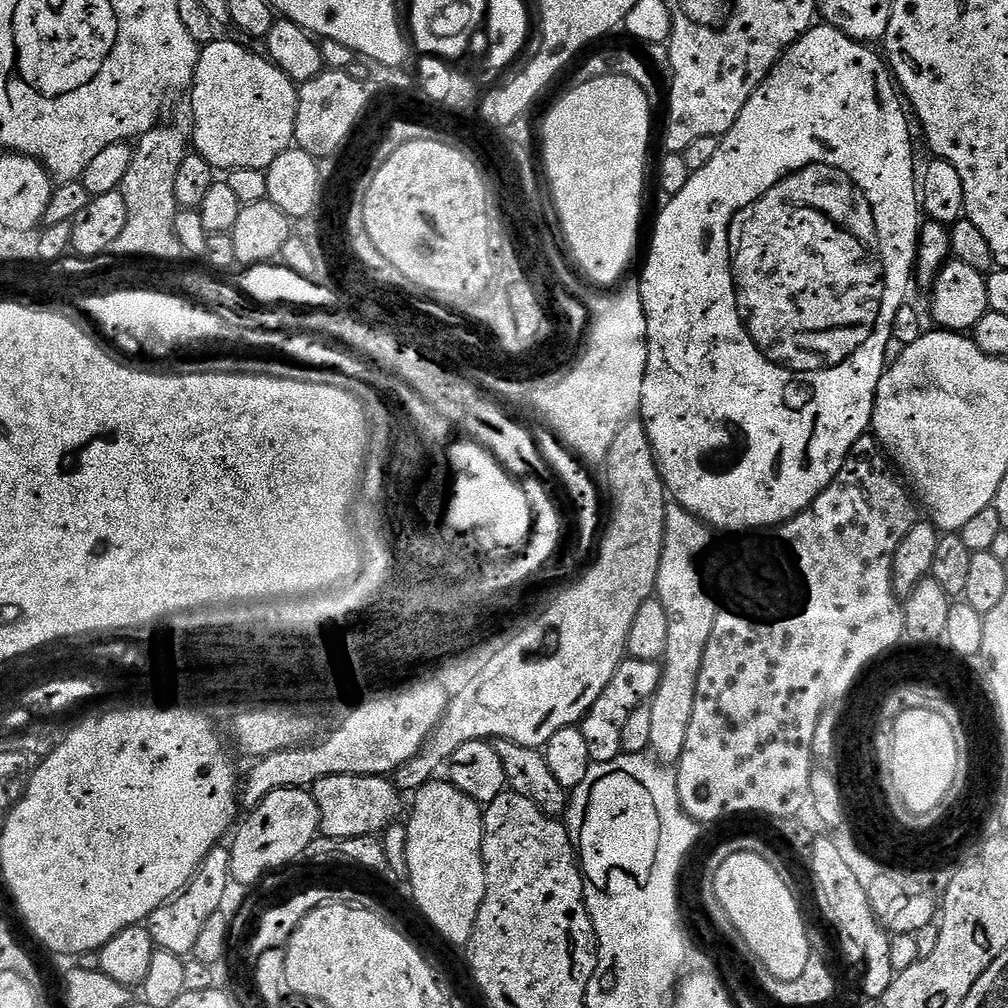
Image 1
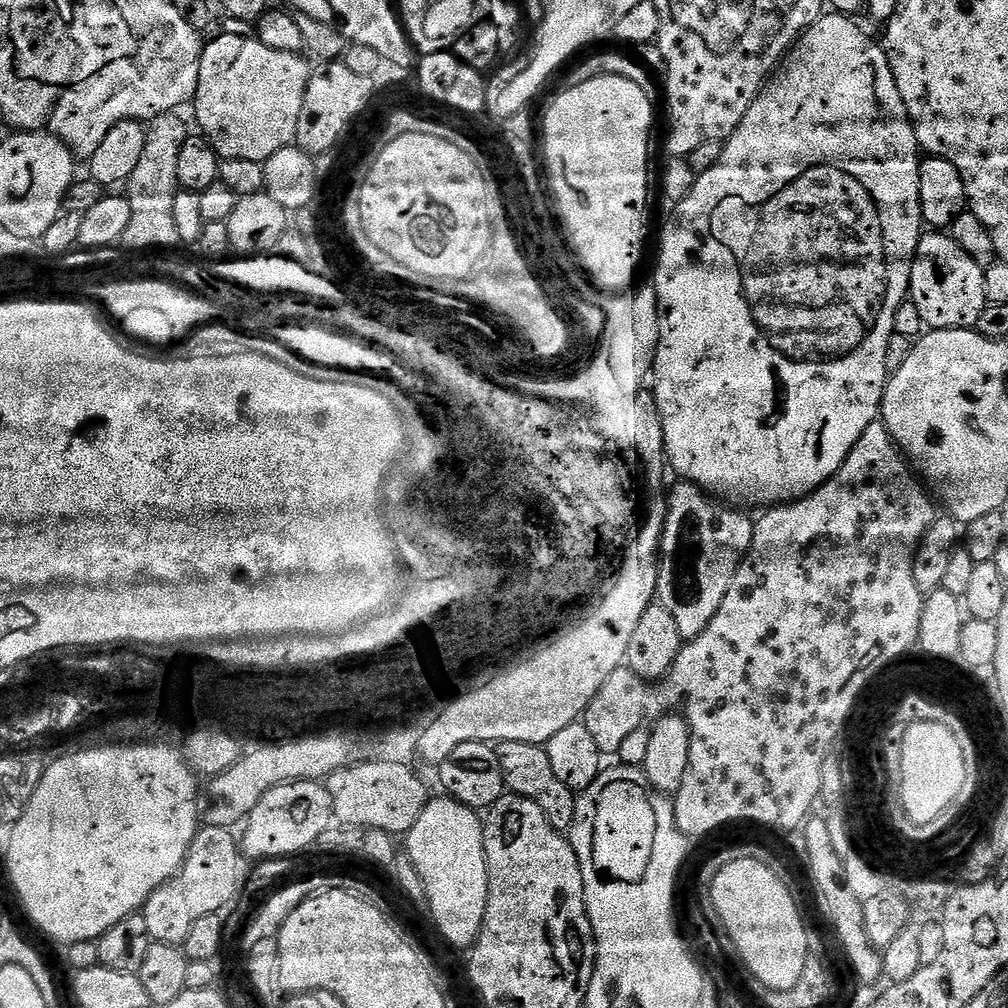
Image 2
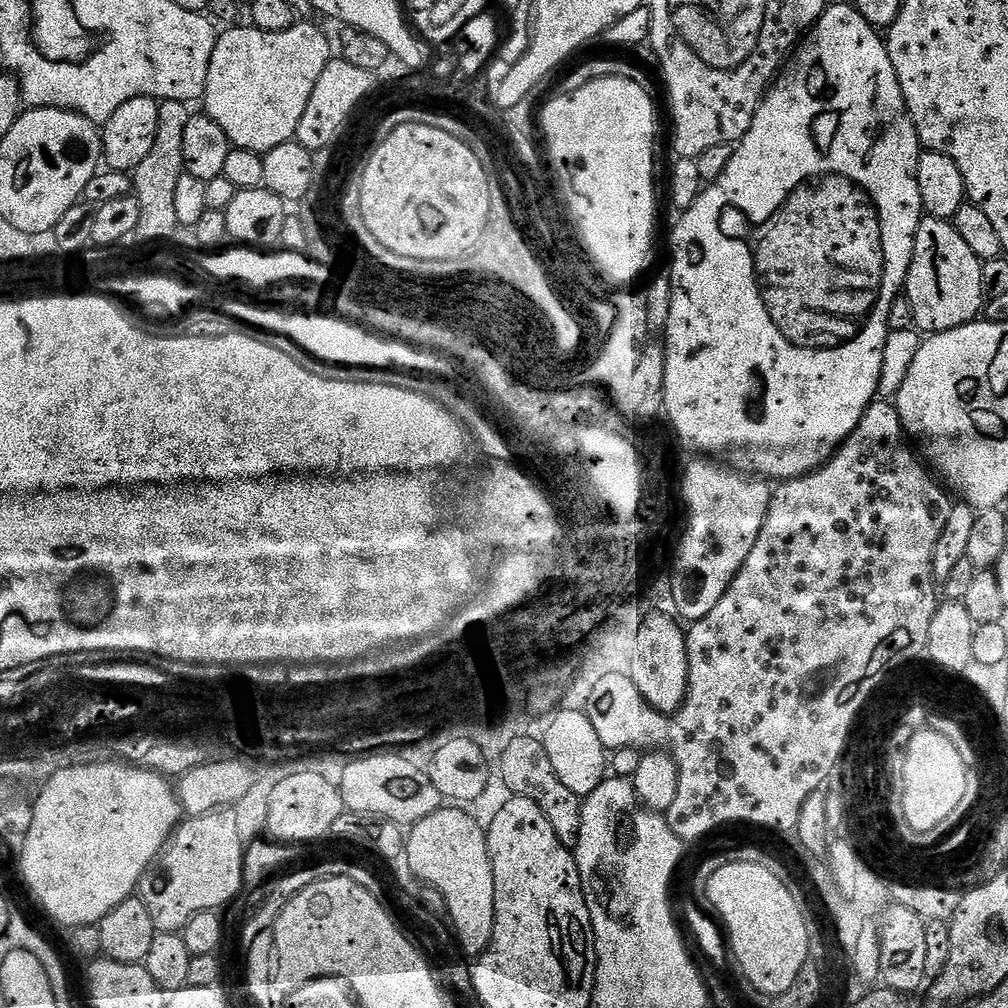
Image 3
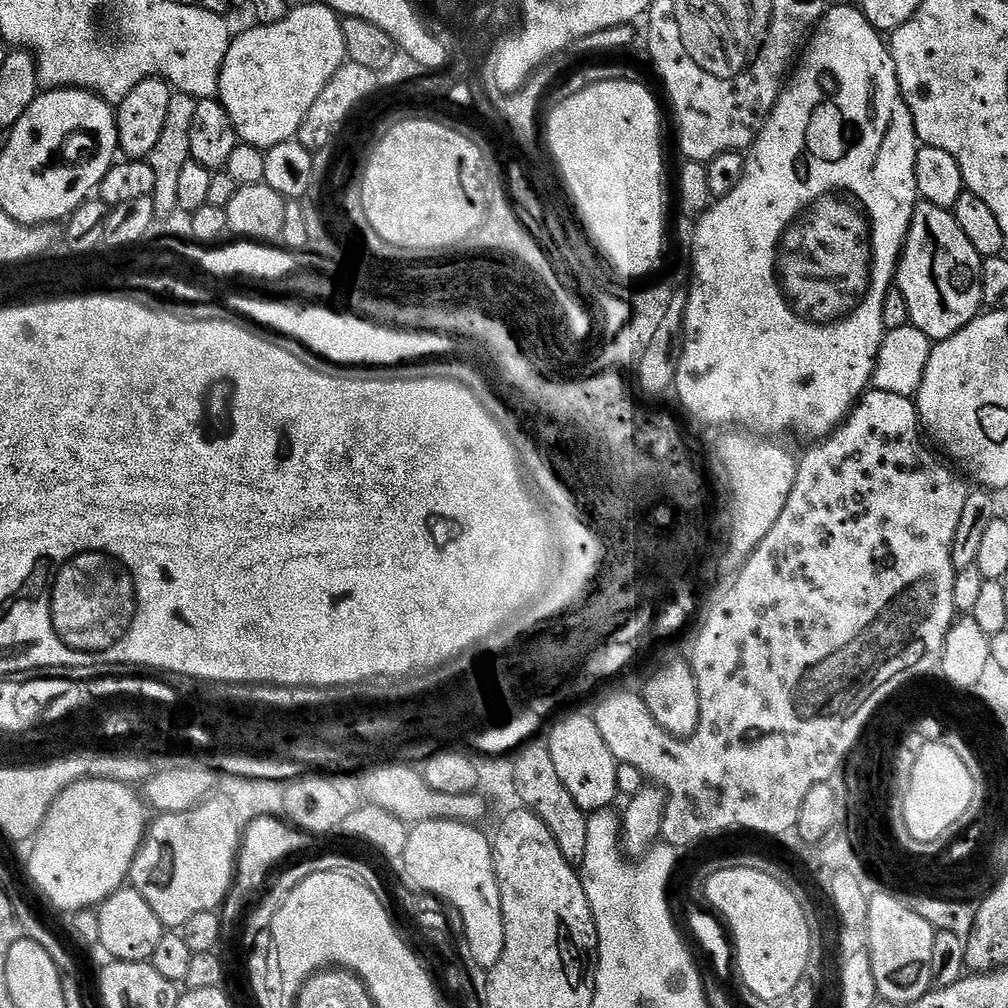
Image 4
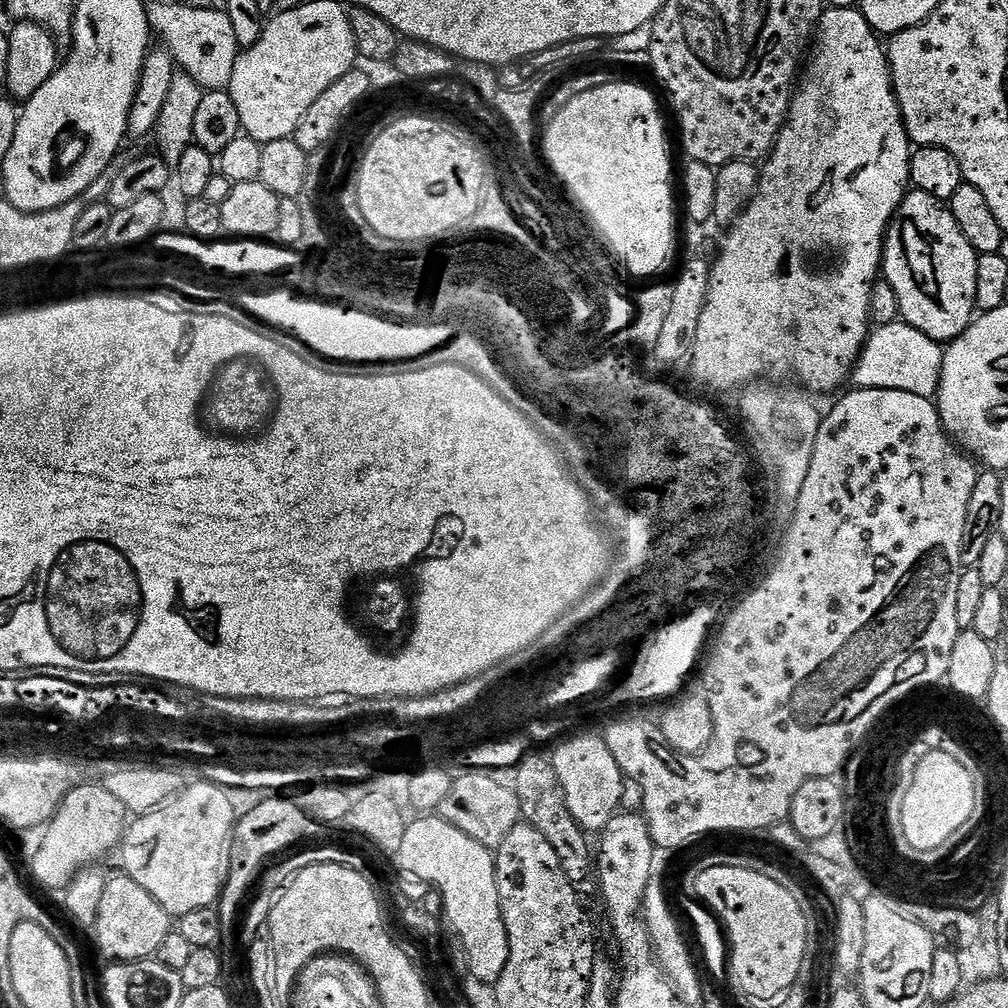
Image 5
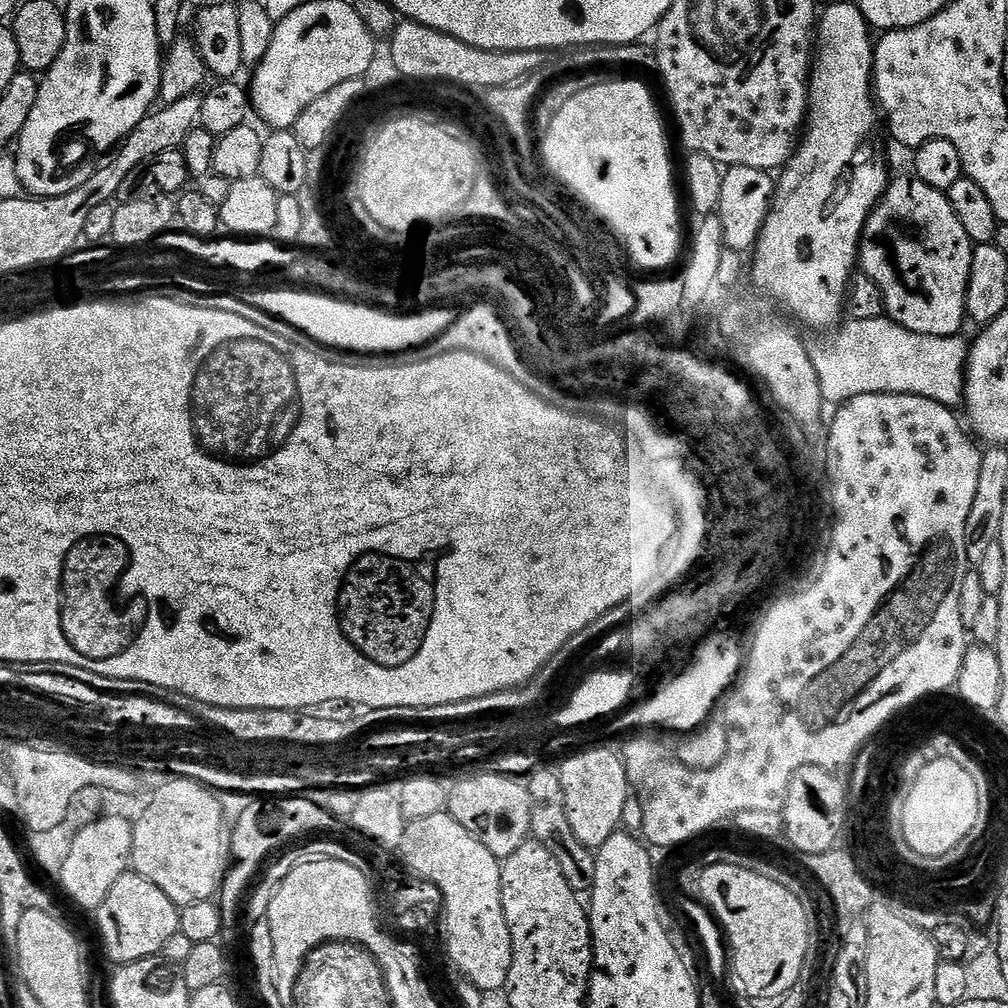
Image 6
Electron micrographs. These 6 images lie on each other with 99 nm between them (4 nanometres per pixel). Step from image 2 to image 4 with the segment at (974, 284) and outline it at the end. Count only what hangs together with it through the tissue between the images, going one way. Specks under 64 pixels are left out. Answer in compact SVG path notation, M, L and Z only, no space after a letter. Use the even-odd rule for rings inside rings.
M917 203L894 281L895 287L902 290L902 298L906 298L911 327L939 342L958 334L958 330L981 315L983 265L978 250L974 250L949 209Z

